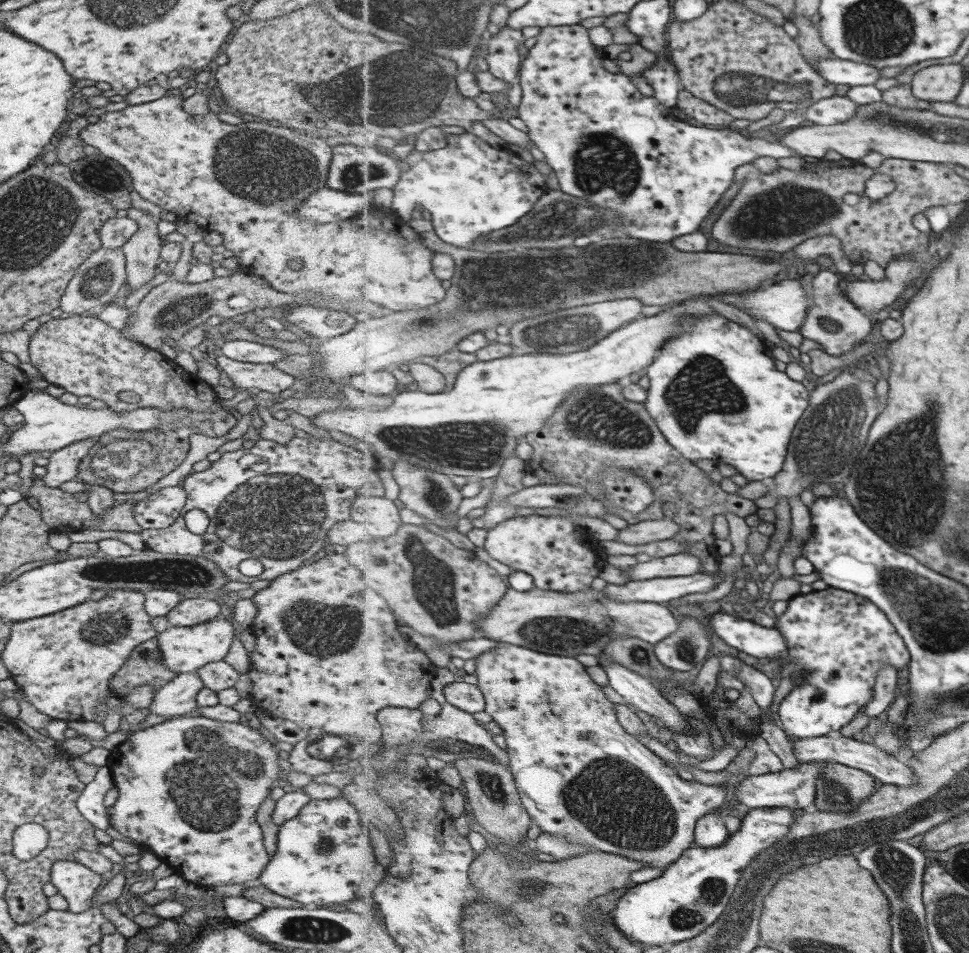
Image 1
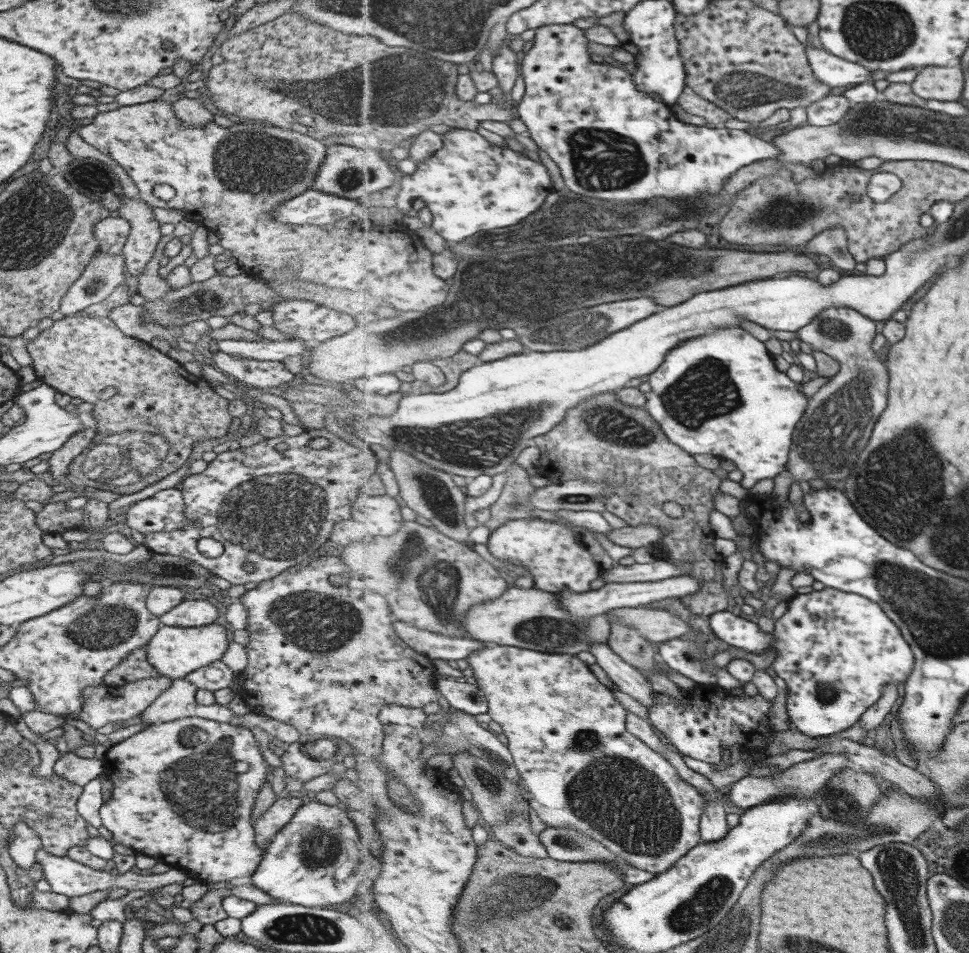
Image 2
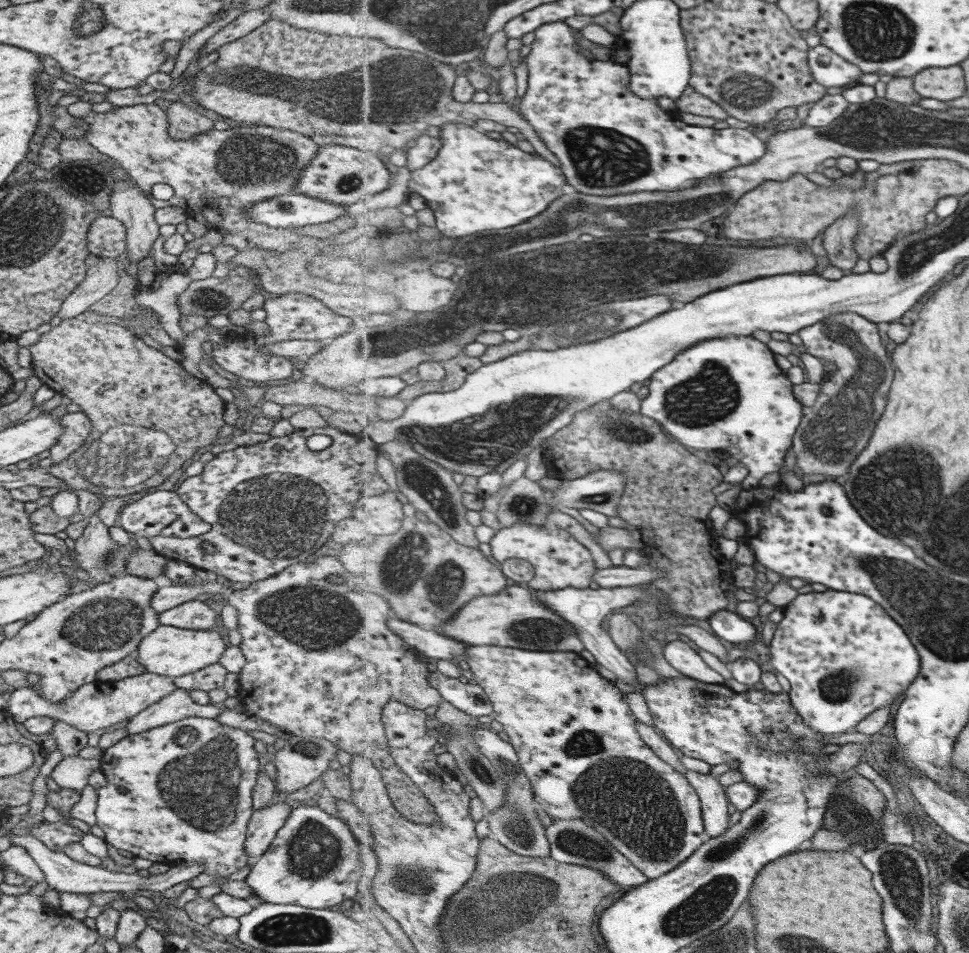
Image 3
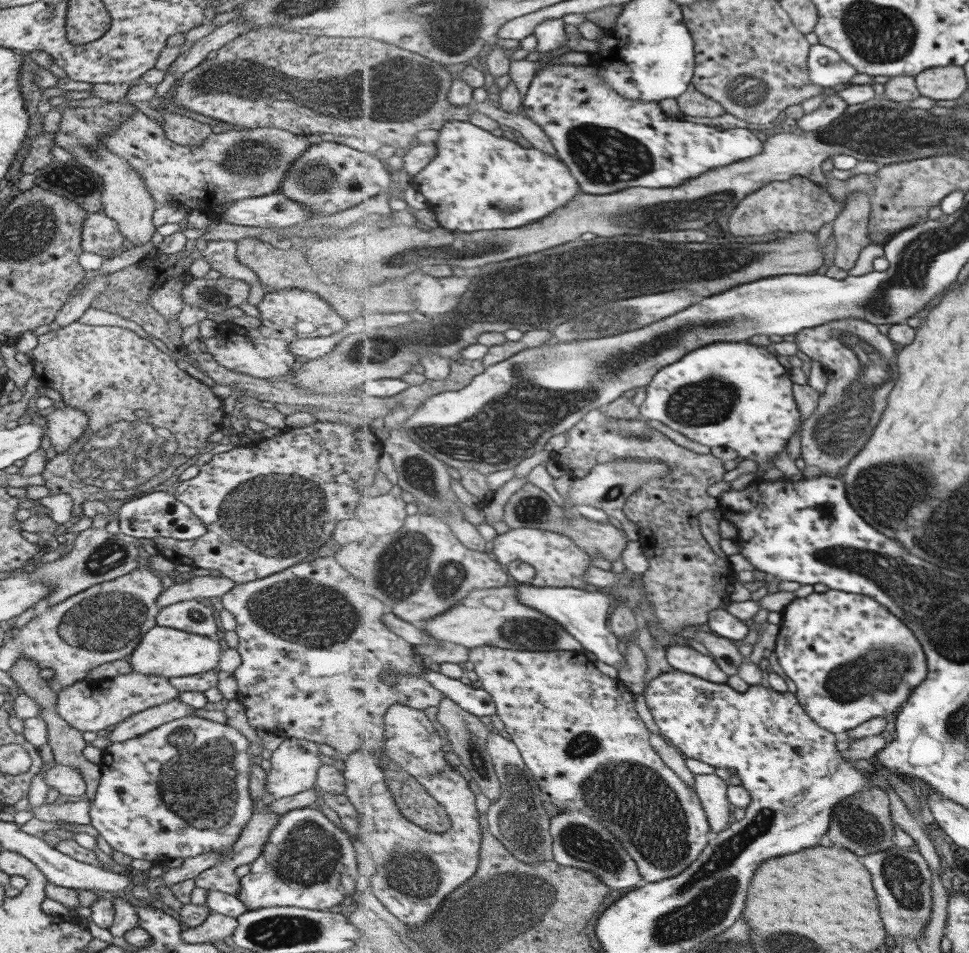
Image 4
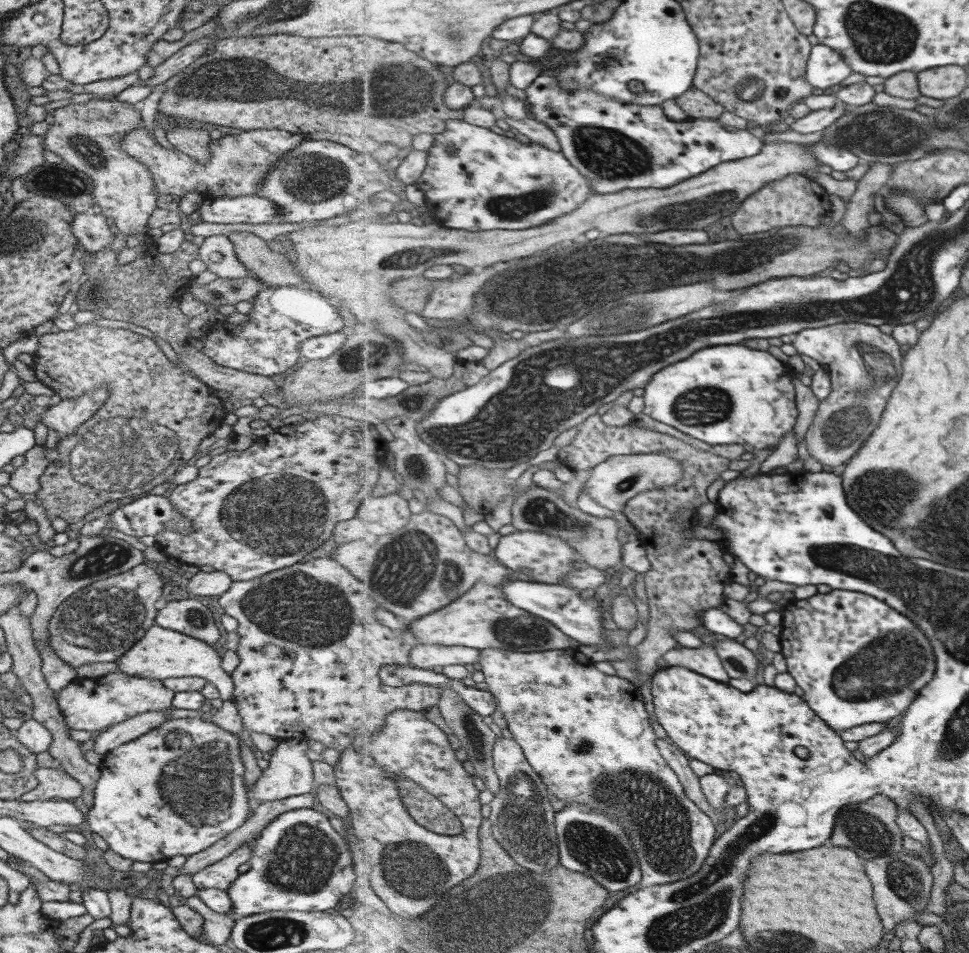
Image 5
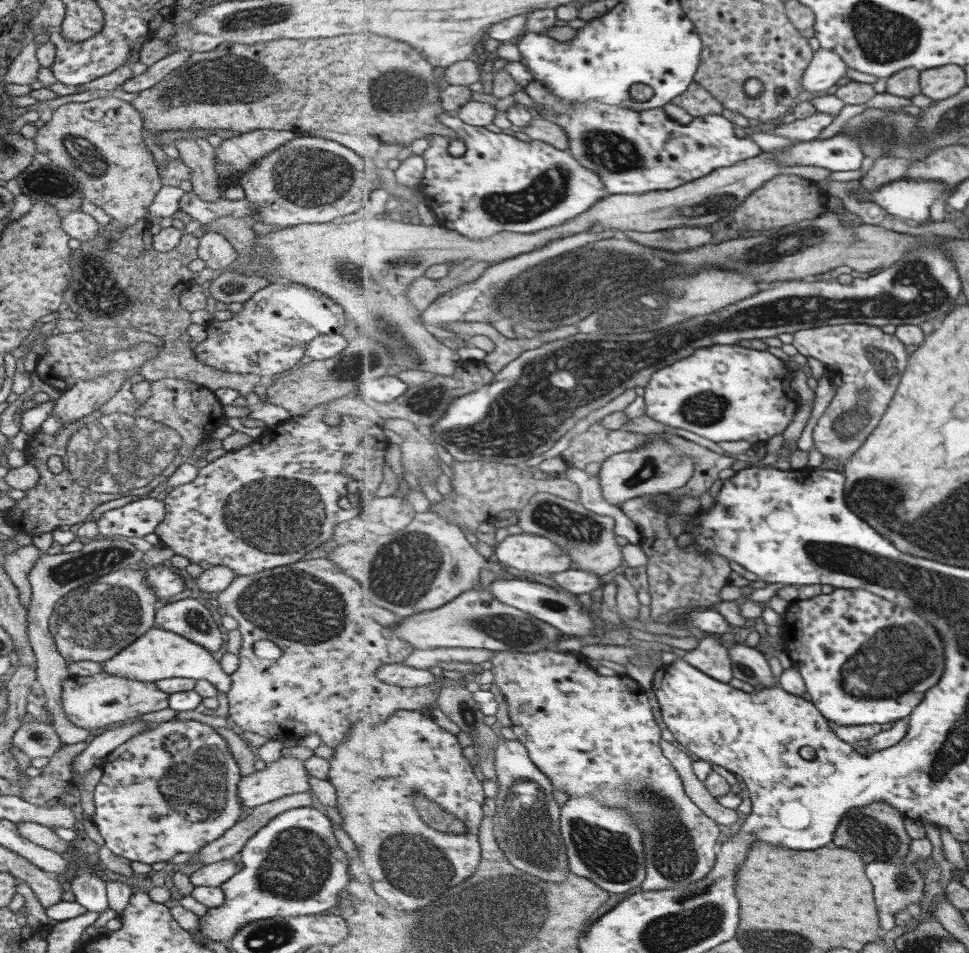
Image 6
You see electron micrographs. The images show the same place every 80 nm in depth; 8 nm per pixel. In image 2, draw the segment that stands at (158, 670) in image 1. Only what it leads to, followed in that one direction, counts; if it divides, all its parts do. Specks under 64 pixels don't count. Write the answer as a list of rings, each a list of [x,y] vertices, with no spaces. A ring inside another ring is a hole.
[[[146,646],[134,650],[121,664],[118,664],[118,667],[112,668],[109,674],[104,676],[104,684],[122,688],[128,682],[162,676],[148,664],[147,655]]]

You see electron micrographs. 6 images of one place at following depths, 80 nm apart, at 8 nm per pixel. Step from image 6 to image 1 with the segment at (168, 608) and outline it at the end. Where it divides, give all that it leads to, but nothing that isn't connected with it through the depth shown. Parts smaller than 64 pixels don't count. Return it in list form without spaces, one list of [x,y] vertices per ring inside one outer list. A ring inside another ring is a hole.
[[[185,599],[166,616],[171,627],[192,627],[220,617],[220,604],[213,599]]]

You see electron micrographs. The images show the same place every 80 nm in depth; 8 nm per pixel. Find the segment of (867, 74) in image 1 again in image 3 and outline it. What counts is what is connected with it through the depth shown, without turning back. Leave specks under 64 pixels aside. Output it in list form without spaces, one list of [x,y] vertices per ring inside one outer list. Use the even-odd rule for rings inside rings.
[[[822,44],[810,49],[809,61],[815,79],[828,88],[858,83],[866,73],[858,65],[852,64],[847,58]]]

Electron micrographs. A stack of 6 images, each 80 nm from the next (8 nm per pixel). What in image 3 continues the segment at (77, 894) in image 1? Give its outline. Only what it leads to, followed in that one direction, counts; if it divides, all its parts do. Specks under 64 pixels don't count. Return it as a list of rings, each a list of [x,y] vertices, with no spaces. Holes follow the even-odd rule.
[[[26,832],[25,835],[16,835],[11,833],[10,842],[12,845],[23,846],[34,859],[34,862],[40,867],[45,874],[45,883],[48,888],[52,888],[57,892],[67,892],[72,894],[94,894],[95,892],[122,892],[128,894],[139,894],[143,892],[160,893],[176,886],[182,882],[190,881],[203,872],[203,864],[180,862],[170,866],[169,870],[158,874],[145,876],[144,873],[124,873],[122,871],[113,872],[98,866],[84,864],[70,858],[64,852],[52,851],[46,847],[39,839]]]

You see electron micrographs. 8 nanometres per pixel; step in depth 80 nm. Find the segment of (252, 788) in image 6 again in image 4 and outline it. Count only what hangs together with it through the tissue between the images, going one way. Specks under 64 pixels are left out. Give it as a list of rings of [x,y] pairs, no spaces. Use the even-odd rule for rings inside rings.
[[[297,737],[287,738],[274,750],[265,790],[274,798],[294,796],[315,787],[317,770],[323,765],[319,745]]]

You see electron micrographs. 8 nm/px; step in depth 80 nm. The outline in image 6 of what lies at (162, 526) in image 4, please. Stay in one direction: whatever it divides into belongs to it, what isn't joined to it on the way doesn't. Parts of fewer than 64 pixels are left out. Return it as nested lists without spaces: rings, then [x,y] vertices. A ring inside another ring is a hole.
[[[144,495],[135,501],[106,512],[94,520],[102,538],[142,538],[155,532],[162,522],[165,504]]]

